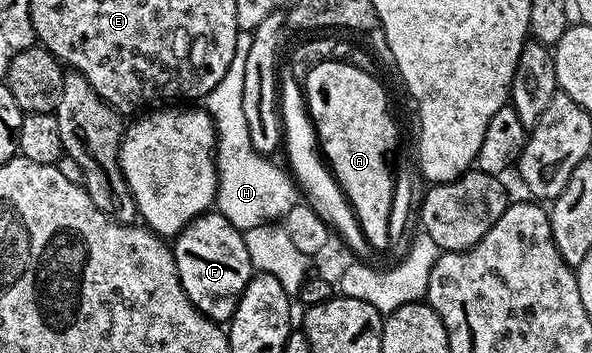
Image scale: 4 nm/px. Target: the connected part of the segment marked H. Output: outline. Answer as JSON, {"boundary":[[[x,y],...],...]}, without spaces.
{"boundary":[[[238,32],[235,59],[231,59],[227,75],[219,79],[217,86],[203,101],[204,108],[213,116],[213,126],[217,129],[215,209],[242,231],[284,219],[287,211],[291,211],[291,207],[299,201],[299,189],[294,178],[284,168],[281,170],[266,154],[255,151],[251,143],[251,131],[247,129],[247,118],[243,116],[243,67],[247,67],[247,50],[250,47],[250,34]]]}

